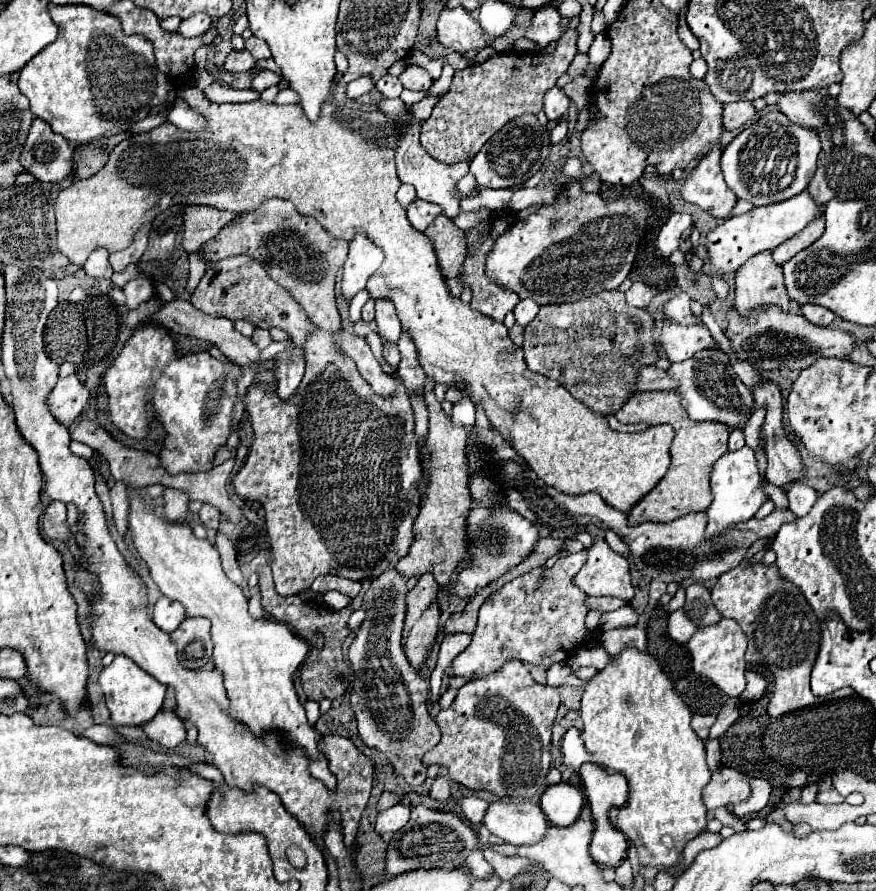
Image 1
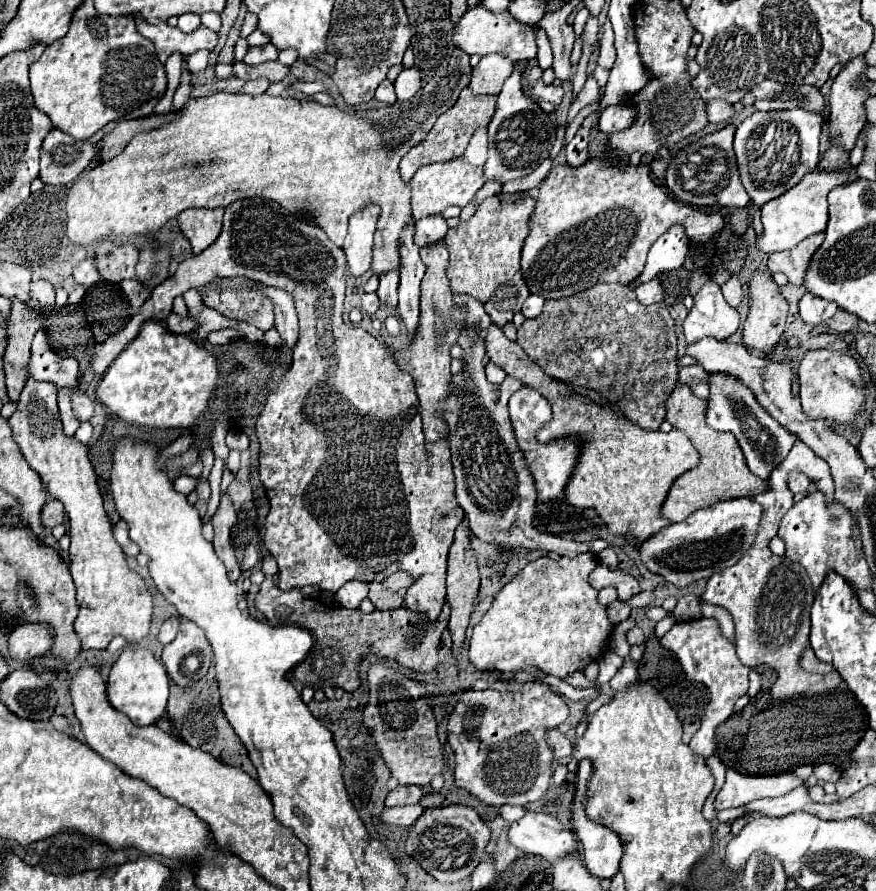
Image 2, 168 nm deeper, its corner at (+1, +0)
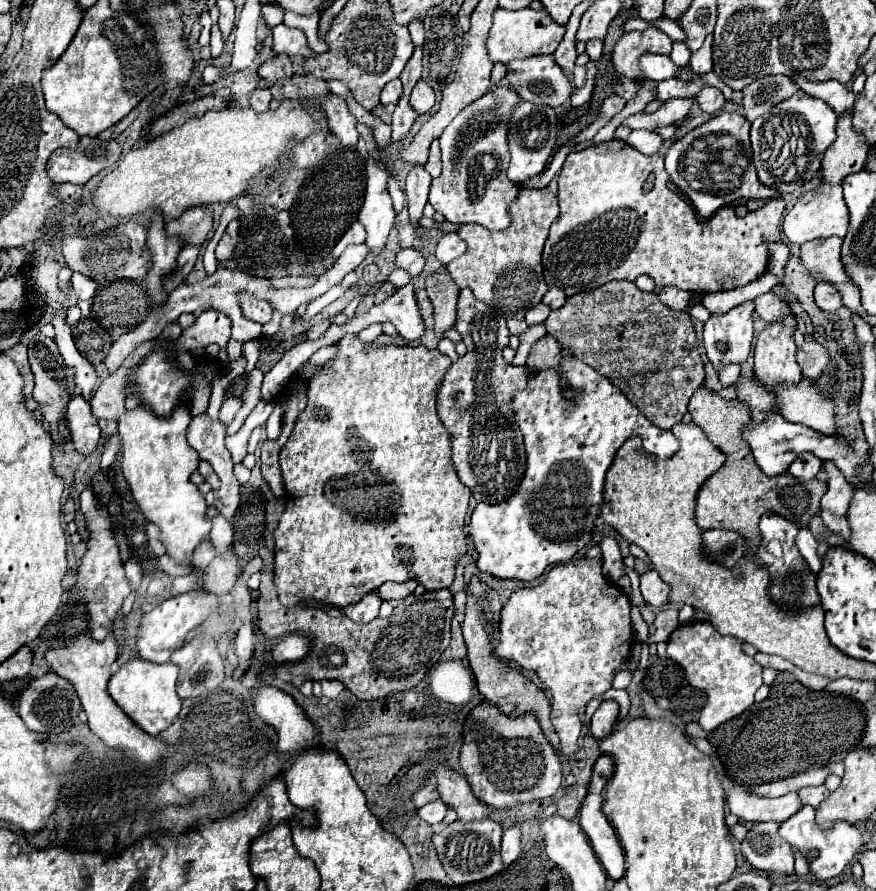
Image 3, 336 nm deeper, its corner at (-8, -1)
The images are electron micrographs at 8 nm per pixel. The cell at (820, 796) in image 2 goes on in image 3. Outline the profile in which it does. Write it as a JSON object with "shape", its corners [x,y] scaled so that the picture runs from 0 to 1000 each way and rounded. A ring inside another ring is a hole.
{"shape":[[[932,882],[932,884],[916,884],[911,889],[916,902],[925,902],[927,907],[934,907],[943,896],[945,896],[947,889],[943,882]]]}

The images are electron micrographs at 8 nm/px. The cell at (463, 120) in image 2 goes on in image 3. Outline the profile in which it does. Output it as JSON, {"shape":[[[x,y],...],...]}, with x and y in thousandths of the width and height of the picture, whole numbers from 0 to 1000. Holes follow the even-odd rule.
{"shape":[[[495,157],[495,159],[493,159],[493,164],[491,164],[491,177],[489,177],[489,182],[484,184],[484,189],[486,189],[486,193],[491,193],[491,198],[493,198],[493,200],[498,200],[498,198],[503,195],[505,182],[500,157]]]}

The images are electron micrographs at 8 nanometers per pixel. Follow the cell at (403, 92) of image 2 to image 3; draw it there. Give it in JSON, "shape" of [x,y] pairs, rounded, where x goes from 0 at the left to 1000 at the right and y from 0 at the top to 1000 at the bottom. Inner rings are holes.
{"shape":[[[479,90],[468,105],[468,119],[475,123],[475,128],[486,128],[495,117],[498,117],[495,101],[484,90]]]}

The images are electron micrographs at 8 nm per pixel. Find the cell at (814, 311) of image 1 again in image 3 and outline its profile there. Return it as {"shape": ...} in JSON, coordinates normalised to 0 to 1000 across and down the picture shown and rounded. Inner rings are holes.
{"shape":[[[934,316],[932,325],[929,325],[929,337],[932,341],[943,348],[943,350],[954,350],[961,343],[961,332],[957,330],[957,325],[952,325],[947,319],[943,316]]]}

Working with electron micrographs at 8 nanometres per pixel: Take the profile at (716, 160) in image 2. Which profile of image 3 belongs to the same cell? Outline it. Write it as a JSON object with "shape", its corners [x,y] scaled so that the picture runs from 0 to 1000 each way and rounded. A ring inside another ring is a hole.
{"shape":[[[822,126],[815,132],[811,132],[808,137],[799,139],[797,144],[788,146],[785,150],[781,150],[776,157],[772,157],[763,166],[763,171],[760,171],[760,193],[765,195],[767,204],[790,224],[799,247],[811,245],[817,236],[822,236],[824,231],[829,231],[829,229],[833,229],[842,222],[881,222],[881,220],[886,220],[886,213],[872,209],[863,198],[854,148],[856,148],[856,137],[847,128]]]}

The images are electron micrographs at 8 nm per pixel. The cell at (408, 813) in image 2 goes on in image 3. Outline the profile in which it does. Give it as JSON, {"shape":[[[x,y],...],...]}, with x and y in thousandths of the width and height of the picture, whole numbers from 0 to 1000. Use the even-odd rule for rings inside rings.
{"shape":[[[505,898],[491,900],[491,902],[486,902],[486,905],[482,905],[482,907],[477,909],[477,916],[479,916],[482,920],[486,920],[489,925],[500,925],[500,923],[505,923],[507,916],[509,916],[509,902],[507,902]]]}

